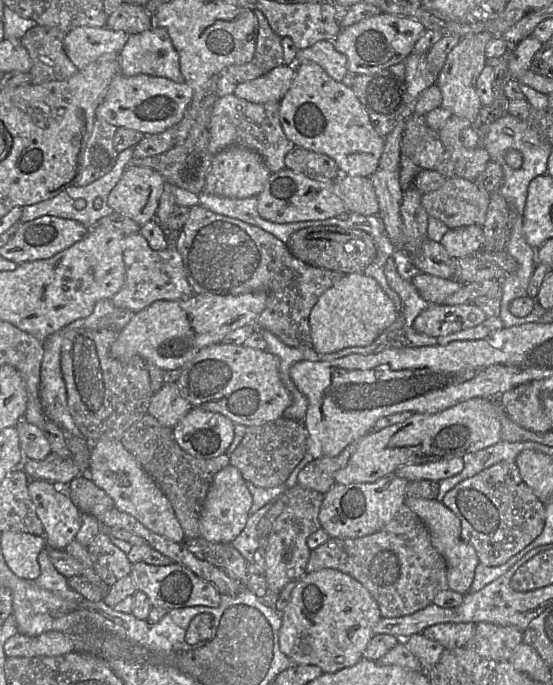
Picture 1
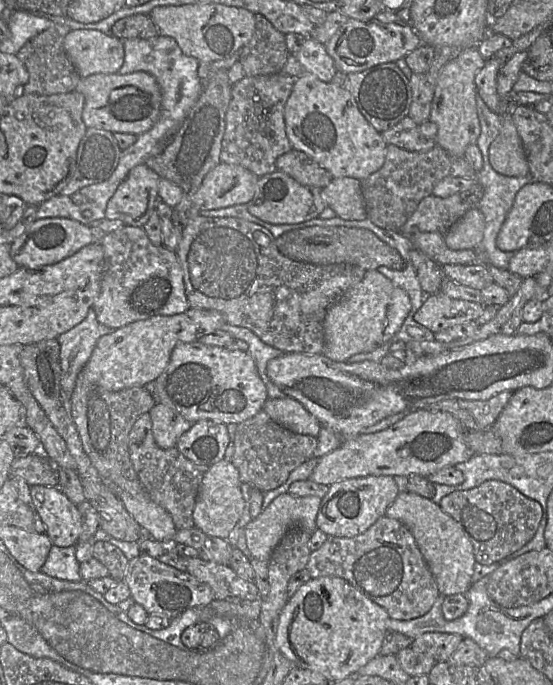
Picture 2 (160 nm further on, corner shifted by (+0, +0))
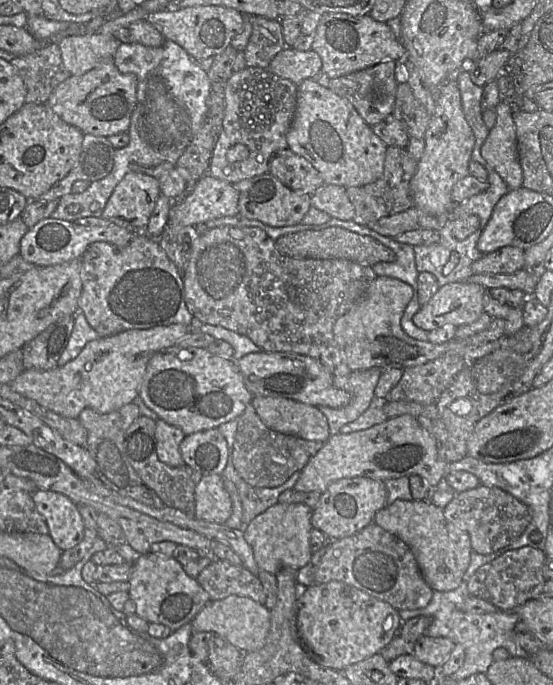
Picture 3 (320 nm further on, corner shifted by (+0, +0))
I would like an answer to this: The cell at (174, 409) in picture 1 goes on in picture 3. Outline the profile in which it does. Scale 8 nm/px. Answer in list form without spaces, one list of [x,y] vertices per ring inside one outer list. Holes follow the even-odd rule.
[[[160,418],[155,424],[156,453],[159,460],[171,467],[183,466],[185,463],[180,453],[180,444],[186,435],[180,428]]]

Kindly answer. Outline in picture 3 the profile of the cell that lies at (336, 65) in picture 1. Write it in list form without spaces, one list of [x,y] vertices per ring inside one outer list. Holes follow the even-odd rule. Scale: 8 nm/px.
[[[286,46],[273,58],[267,69],[298,85],[303,80],[313,79],[322,71],[322,60],[312,49],[300,51]]]

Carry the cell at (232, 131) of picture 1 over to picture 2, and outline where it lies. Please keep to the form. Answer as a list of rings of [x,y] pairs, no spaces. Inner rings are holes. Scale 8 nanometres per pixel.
[[[282,73],[244,76],[231,86],[231,100],[221,142],[221,163],[242,166],[258,177],[277,170],[276,159],[292,149],[285,130],[284,107],[294,80]]]

